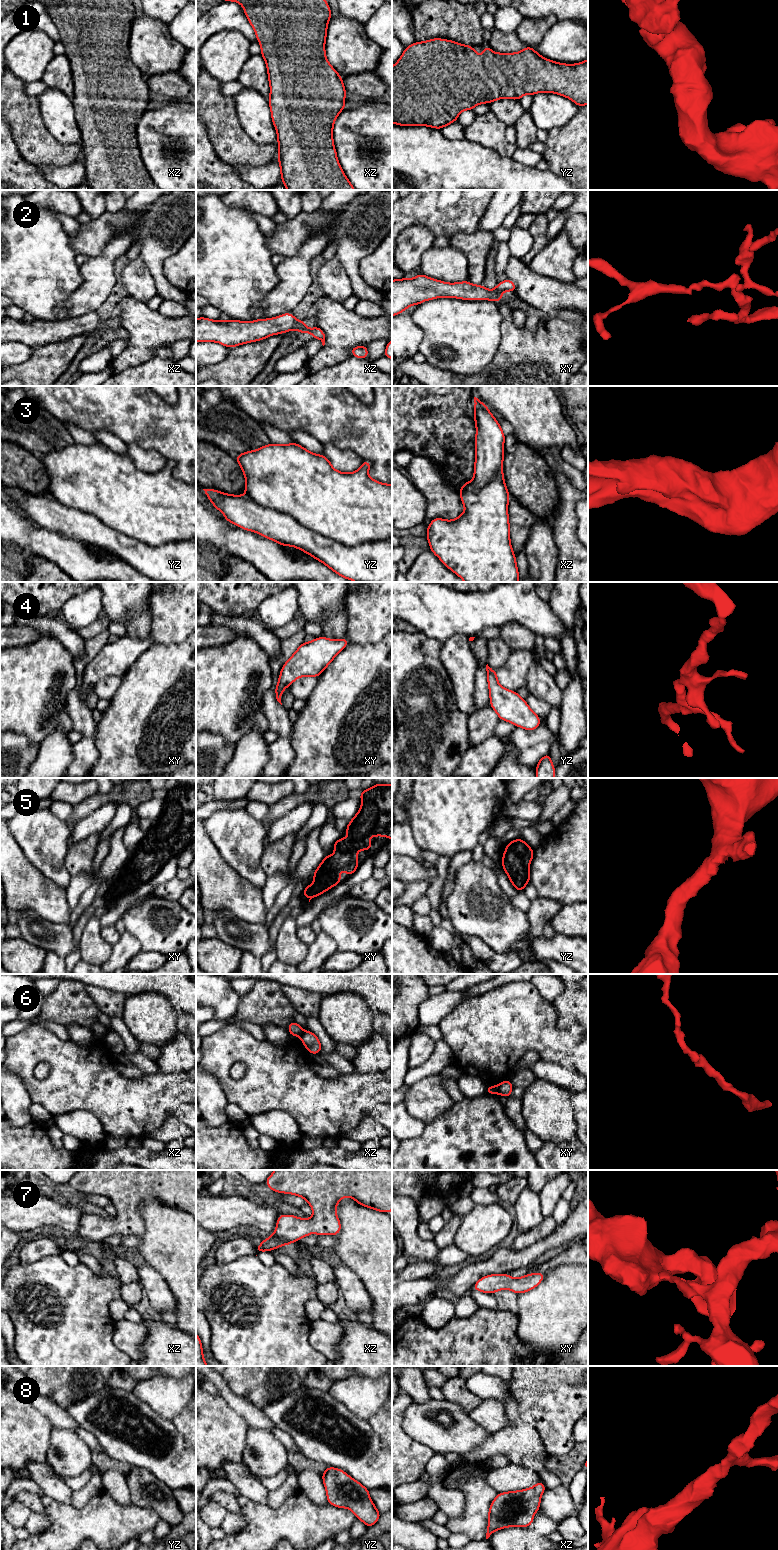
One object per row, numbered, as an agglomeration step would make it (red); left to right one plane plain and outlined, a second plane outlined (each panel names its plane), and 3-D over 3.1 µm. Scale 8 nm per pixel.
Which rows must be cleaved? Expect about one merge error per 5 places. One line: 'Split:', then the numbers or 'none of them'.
Split: 2, 6

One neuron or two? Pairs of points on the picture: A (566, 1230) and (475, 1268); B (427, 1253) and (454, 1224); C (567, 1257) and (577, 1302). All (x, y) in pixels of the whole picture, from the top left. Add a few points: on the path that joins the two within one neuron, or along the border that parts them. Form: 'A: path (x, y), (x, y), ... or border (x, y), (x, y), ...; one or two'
A: path (543, 1245), (526, 1257), (498, 1263); one
B: border (432, 1240), (439, 1250); two
C: border (577, 1264), (558, 1265), (546, 1272); two

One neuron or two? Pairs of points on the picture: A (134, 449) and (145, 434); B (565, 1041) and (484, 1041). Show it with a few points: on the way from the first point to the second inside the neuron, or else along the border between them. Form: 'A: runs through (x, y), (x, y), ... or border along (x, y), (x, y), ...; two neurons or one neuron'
A: border along (127, 444), (160, 453); two neurons
B: runs through (545, 1043), (536, 1041), (504, 1041); one neuron

